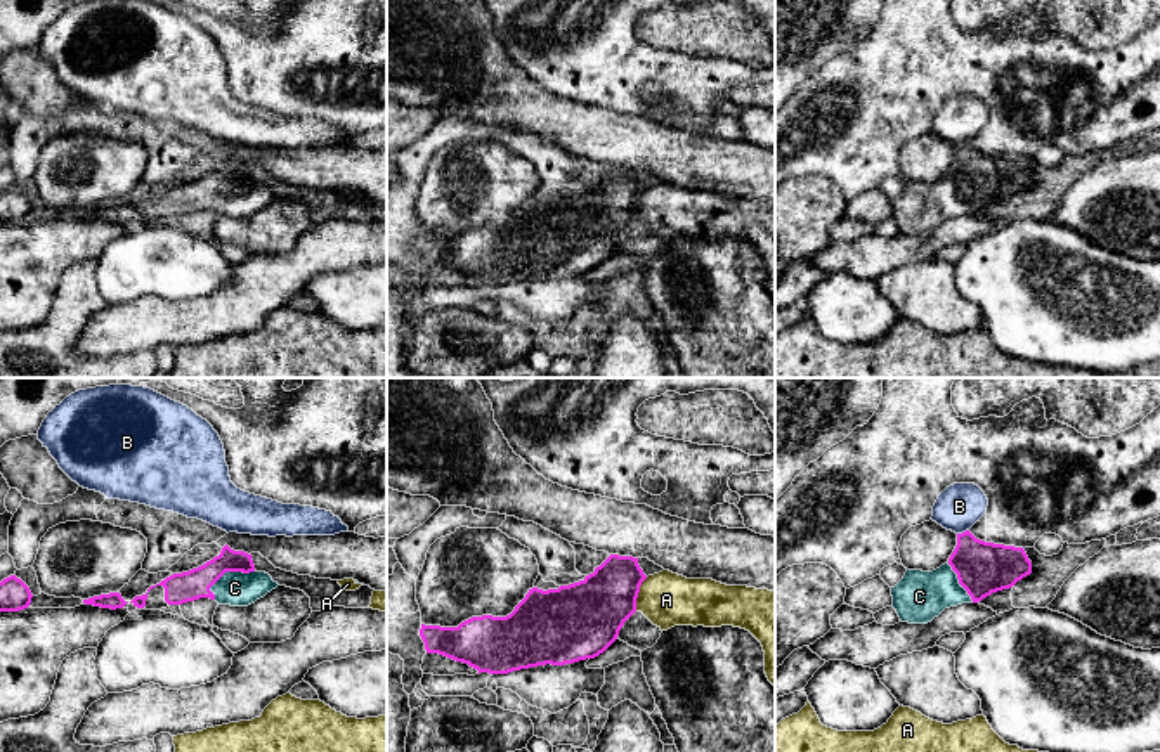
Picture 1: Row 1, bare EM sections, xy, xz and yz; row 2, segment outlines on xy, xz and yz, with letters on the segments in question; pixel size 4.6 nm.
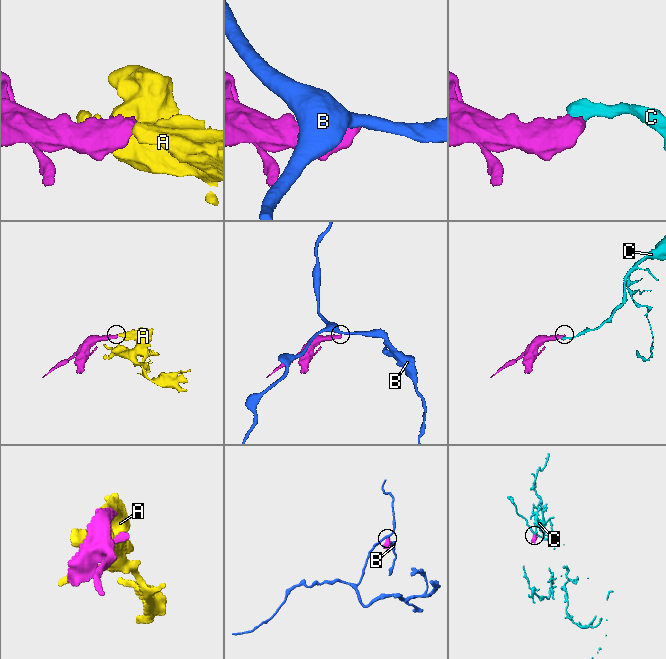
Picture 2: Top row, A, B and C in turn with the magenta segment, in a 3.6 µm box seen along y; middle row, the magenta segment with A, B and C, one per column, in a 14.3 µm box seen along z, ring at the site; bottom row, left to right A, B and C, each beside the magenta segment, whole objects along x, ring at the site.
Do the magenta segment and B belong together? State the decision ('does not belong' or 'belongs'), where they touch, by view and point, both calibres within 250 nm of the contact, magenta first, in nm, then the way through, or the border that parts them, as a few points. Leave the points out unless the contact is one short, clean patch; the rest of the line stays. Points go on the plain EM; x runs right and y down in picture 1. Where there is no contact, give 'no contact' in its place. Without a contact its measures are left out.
does not belong | yz (963, 144) | 240/220 nm | along yz (968, 141), (957, 146)

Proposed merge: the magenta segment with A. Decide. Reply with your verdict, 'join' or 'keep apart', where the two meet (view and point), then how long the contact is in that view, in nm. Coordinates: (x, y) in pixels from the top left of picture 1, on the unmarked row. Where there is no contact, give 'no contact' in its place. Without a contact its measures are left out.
keep apart | xz (637, 207) | 170 nm

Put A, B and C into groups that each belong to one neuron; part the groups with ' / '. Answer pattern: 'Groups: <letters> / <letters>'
Groups: A / B / C

